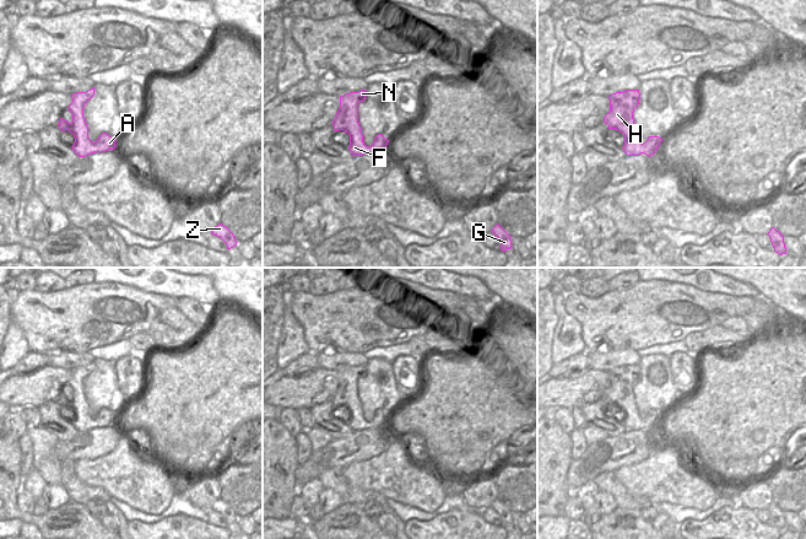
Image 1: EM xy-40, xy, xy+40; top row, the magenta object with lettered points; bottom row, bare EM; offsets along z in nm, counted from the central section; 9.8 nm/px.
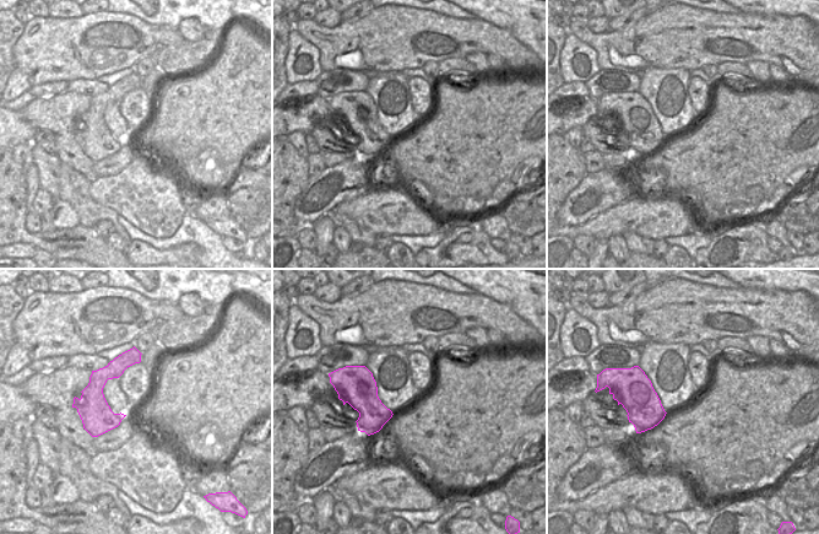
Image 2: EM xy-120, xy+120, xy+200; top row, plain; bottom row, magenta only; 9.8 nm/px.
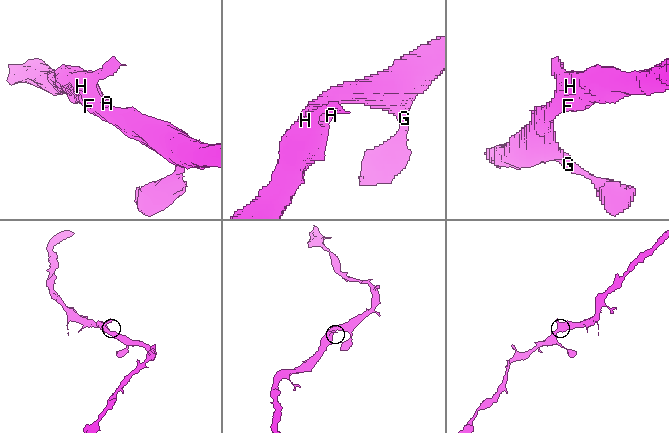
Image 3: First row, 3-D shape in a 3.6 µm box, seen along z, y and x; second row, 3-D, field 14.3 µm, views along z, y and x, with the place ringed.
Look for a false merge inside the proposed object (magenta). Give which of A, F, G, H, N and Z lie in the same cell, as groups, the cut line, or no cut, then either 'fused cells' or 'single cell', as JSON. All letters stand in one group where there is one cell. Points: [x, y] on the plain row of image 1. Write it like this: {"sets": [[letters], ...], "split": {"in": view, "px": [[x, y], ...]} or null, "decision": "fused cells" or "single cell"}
{"sets": [["A", "F", "G", "H", "N", "Z"]], "split": null, "decision": "single cell"}

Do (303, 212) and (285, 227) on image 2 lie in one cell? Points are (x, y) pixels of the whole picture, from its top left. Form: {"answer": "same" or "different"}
{"answer": "different"}

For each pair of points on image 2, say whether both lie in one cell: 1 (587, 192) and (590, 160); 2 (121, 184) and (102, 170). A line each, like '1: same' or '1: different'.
1: different
2: different

